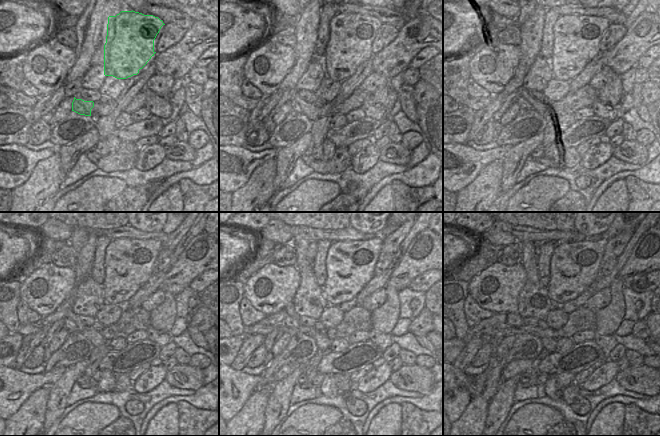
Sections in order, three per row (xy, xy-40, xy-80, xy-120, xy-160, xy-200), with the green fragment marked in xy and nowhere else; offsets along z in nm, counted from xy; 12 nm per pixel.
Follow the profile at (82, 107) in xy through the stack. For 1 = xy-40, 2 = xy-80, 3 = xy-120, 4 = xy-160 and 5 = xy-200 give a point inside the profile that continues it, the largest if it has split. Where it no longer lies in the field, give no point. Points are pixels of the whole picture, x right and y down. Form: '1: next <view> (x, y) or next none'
1: next xy-40 (299, 105)
2: next xy-80 (522, 102)
3: next xy-120 (71, 326)
4: next xy-160 (288, 321)
5: next xy-200 (515, 319)

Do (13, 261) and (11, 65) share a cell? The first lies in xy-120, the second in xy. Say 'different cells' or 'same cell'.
different cells

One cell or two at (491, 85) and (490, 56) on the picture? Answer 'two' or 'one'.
one

